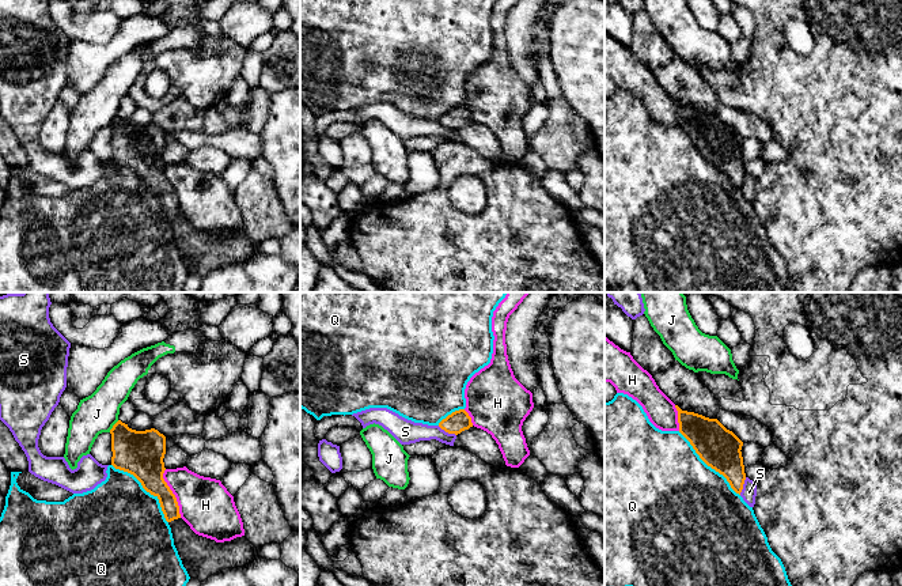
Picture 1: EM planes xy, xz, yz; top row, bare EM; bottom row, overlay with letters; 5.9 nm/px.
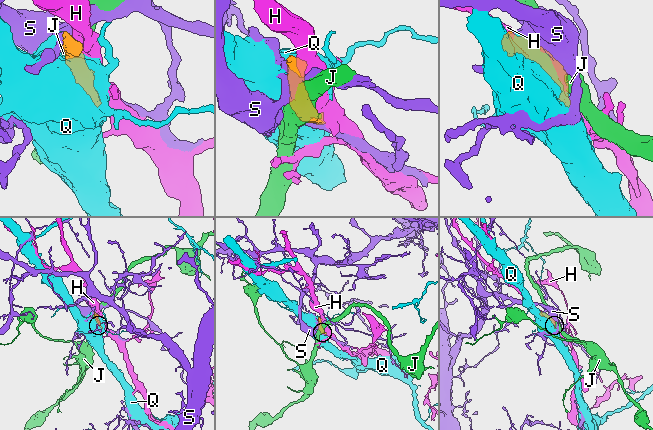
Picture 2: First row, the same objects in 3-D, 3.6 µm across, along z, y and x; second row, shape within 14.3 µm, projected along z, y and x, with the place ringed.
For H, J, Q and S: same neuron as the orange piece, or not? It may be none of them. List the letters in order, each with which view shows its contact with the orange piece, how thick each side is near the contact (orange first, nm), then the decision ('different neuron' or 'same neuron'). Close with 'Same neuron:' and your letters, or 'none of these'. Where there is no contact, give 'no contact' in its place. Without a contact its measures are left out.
H: contact in xy; calibres 200 and 320 nm; different neuron
J: contact in xy; calibres 280 and 240 nm; different neuron
Q: contact in xy; calibres 280 and 500 nm; different neuron
S: contact in xz; calibres 130 and 150 nm; different neuron
Same neuron: none of these

